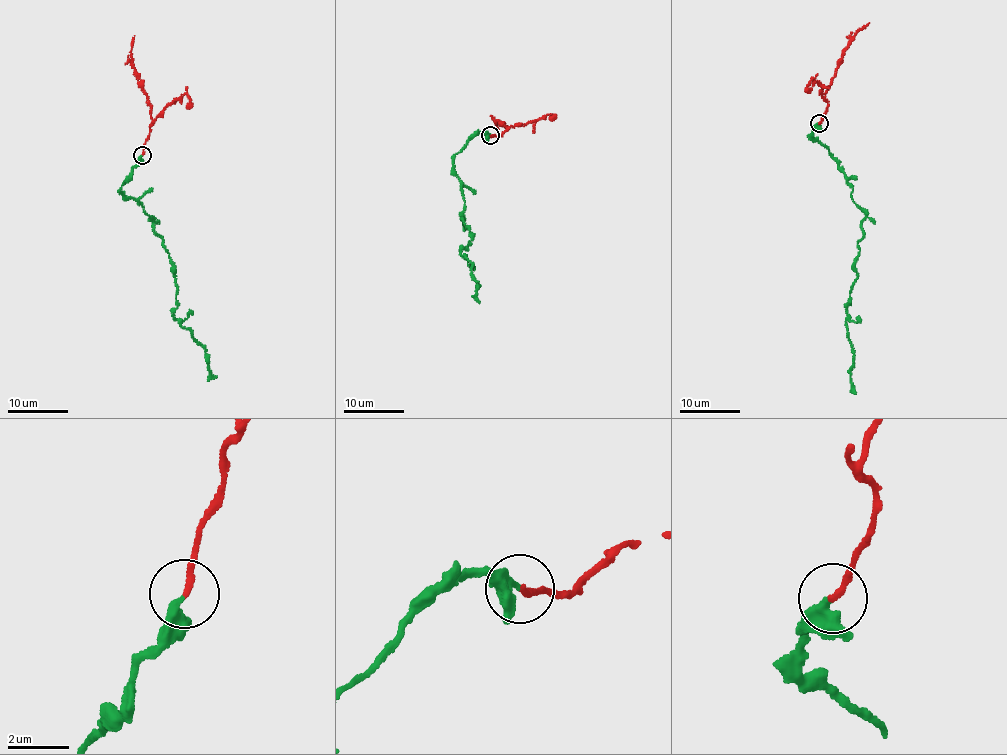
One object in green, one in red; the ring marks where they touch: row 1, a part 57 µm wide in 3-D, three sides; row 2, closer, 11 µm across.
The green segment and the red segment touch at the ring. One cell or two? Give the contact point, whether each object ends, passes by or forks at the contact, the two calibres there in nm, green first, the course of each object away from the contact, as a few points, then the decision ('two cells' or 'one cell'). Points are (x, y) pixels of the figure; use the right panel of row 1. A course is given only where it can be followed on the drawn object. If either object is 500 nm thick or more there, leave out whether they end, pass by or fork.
place (819, 123); green ends; red ends; calibres 300 and 200 nm; course green (818, 124), (812, 138), (829, 149), (866, 218), (847, 313), (856, 394); course red (818, 124), (827, 106), (825, 96), (836, 73), (837, 61), (854, 35), (869, 22); one cell

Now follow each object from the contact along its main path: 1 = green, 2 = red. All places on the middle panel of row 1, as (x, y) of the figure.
1: (490, 135), (476, 134), (453, 165), (463, 194), (460, 220), (472, 236), (460, 252), (472, 265), (479, 303)
2: (490, 135), (500, 135), (508, 129), (504, 122), (496, 122), (499, 129)

